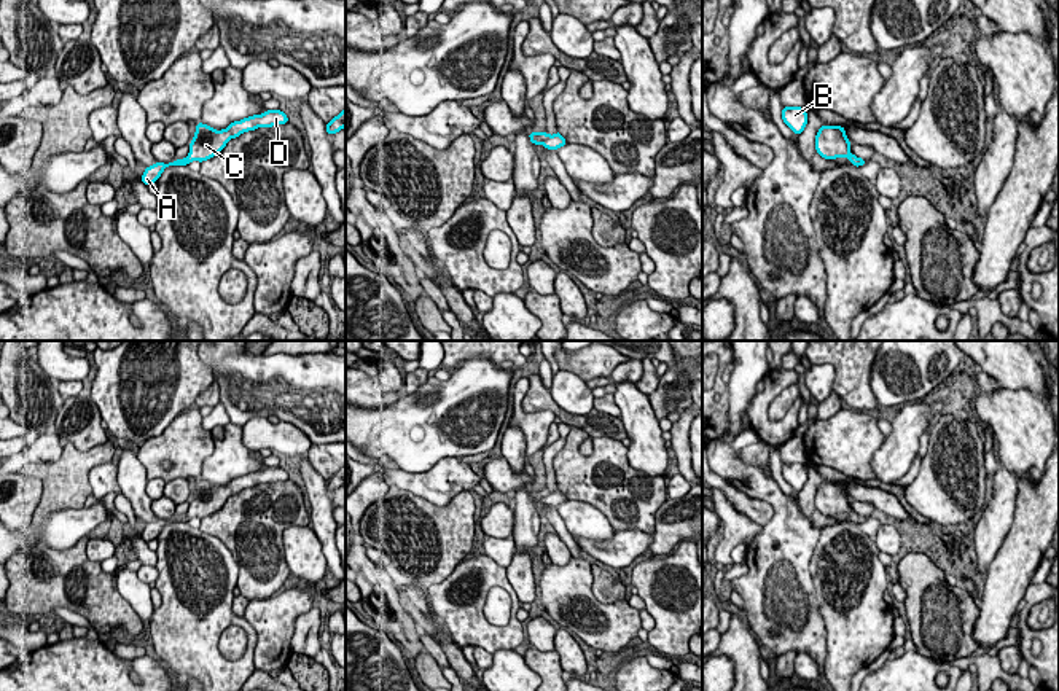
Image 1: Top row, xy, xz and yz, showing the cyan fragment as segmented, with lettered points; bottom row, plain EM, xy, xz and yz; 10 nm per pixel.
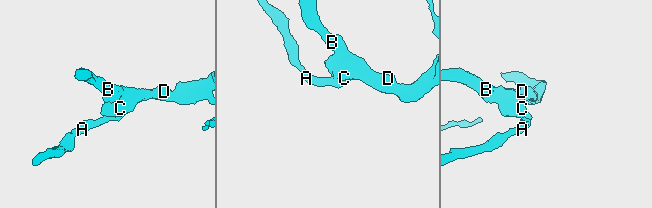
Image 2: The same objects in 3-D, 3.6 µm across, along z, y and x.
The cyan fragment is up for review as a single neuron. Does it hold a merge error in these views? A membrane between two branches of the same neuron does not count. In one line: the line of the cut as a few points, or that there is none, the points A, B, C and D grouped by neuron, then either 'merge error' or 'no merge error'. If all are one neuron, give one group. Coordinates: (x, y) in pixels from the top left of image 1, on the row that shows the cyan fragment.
no cut | A B C D | no merge error

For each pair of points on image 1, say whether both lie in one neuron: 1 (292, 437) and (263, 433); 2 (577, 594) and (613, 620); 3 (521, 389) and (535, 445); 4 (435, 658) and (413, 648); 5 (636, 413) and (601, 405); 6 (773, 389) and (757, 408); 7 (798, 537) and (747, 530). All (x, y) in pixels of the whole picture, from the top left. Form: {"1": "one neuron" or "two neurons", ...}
{"1": "one neuron", "2": "one neuron", "3": "one neuron", "4": "two neurons", "5": "two neurons", "6": "one neuron", "7": "two neurons"}

